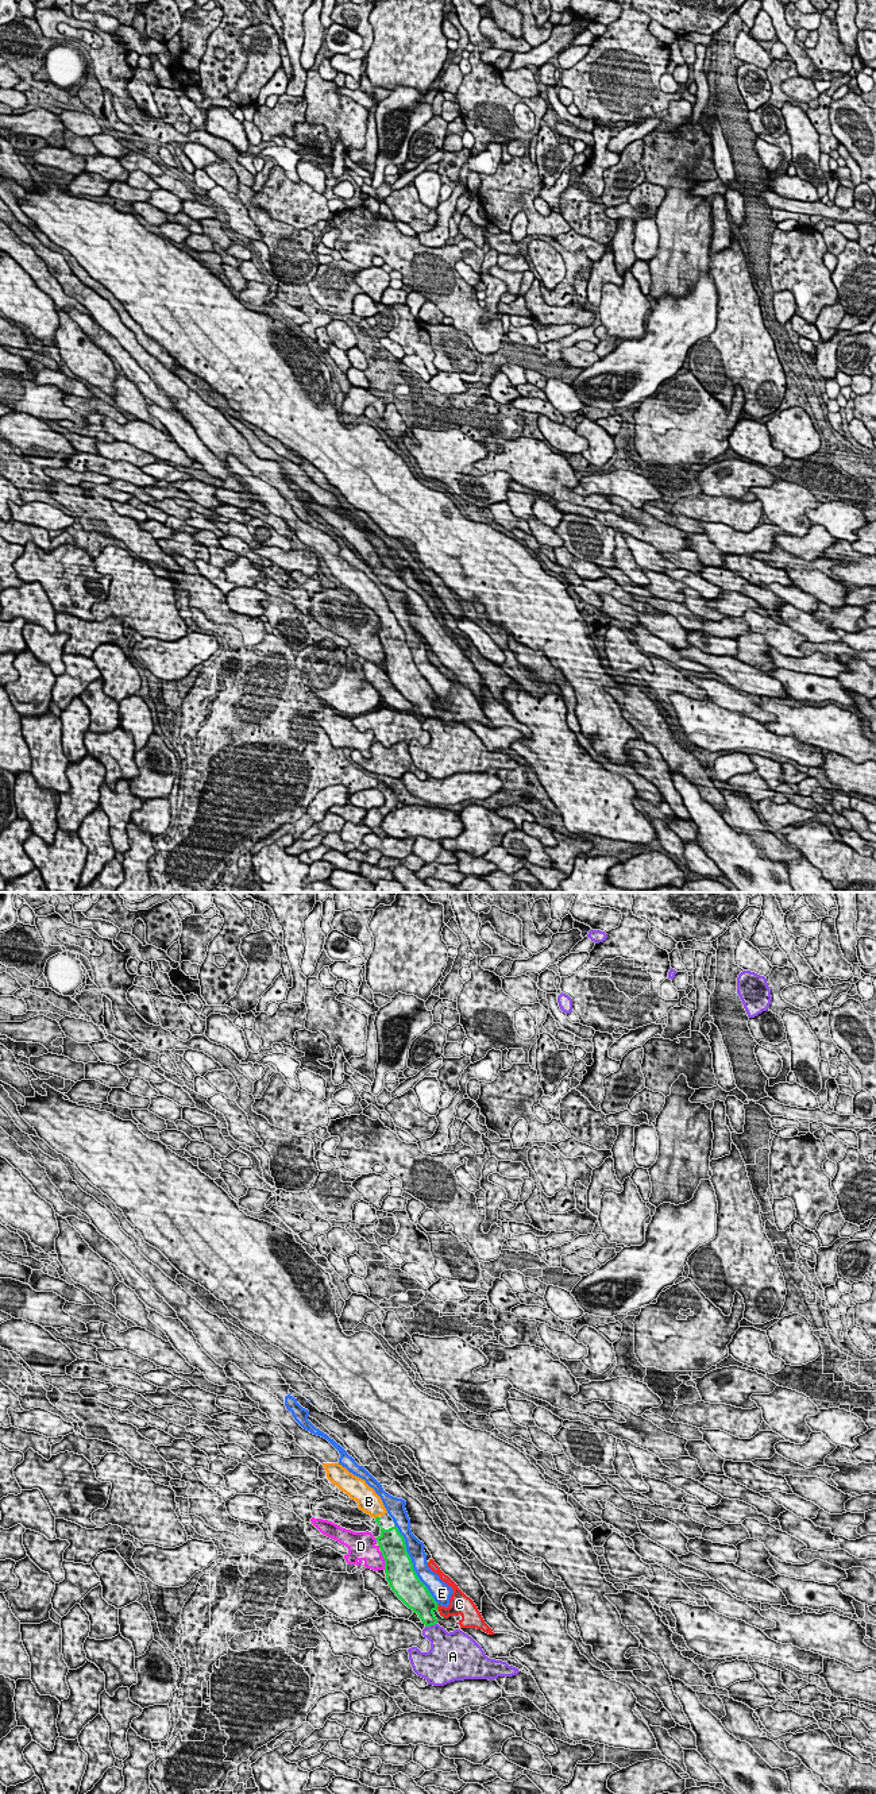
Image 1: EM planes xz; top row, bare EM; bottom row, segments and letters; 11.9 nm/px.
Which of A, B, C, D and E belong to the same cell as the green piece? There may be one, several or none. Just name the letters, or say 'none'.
B

